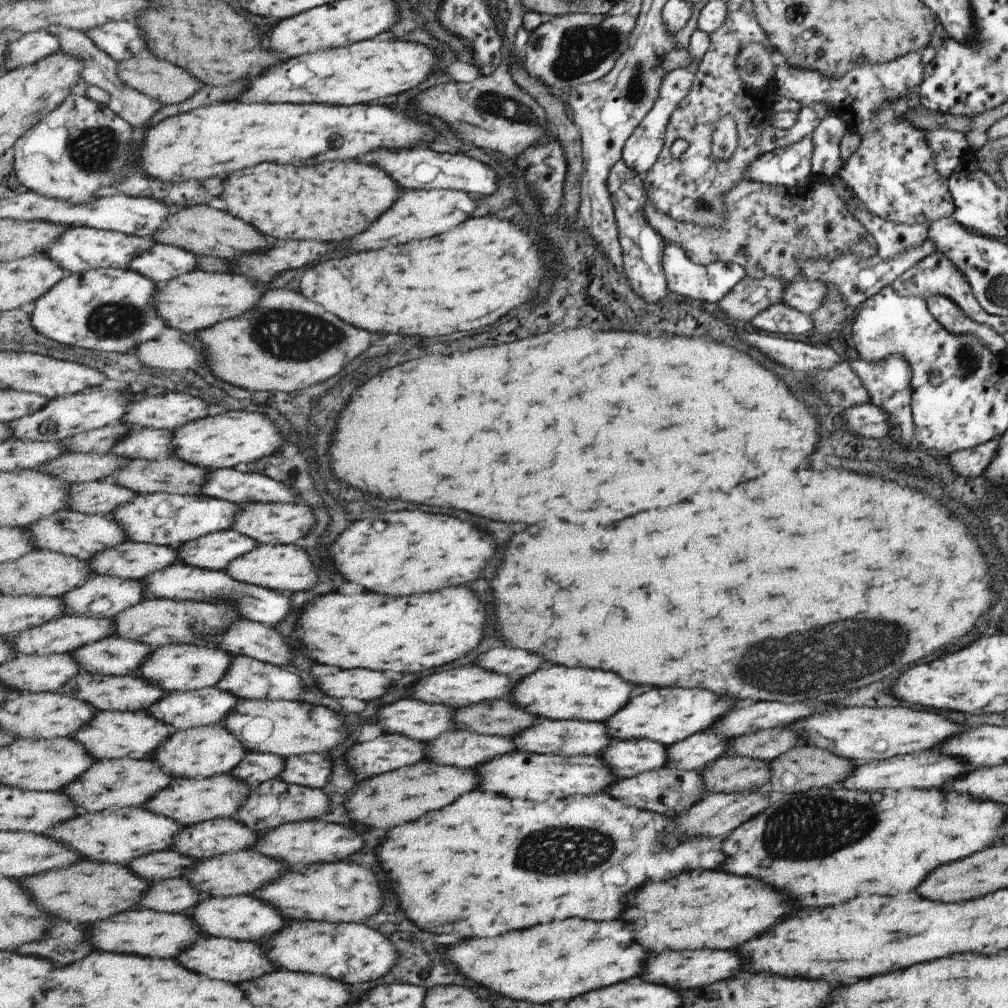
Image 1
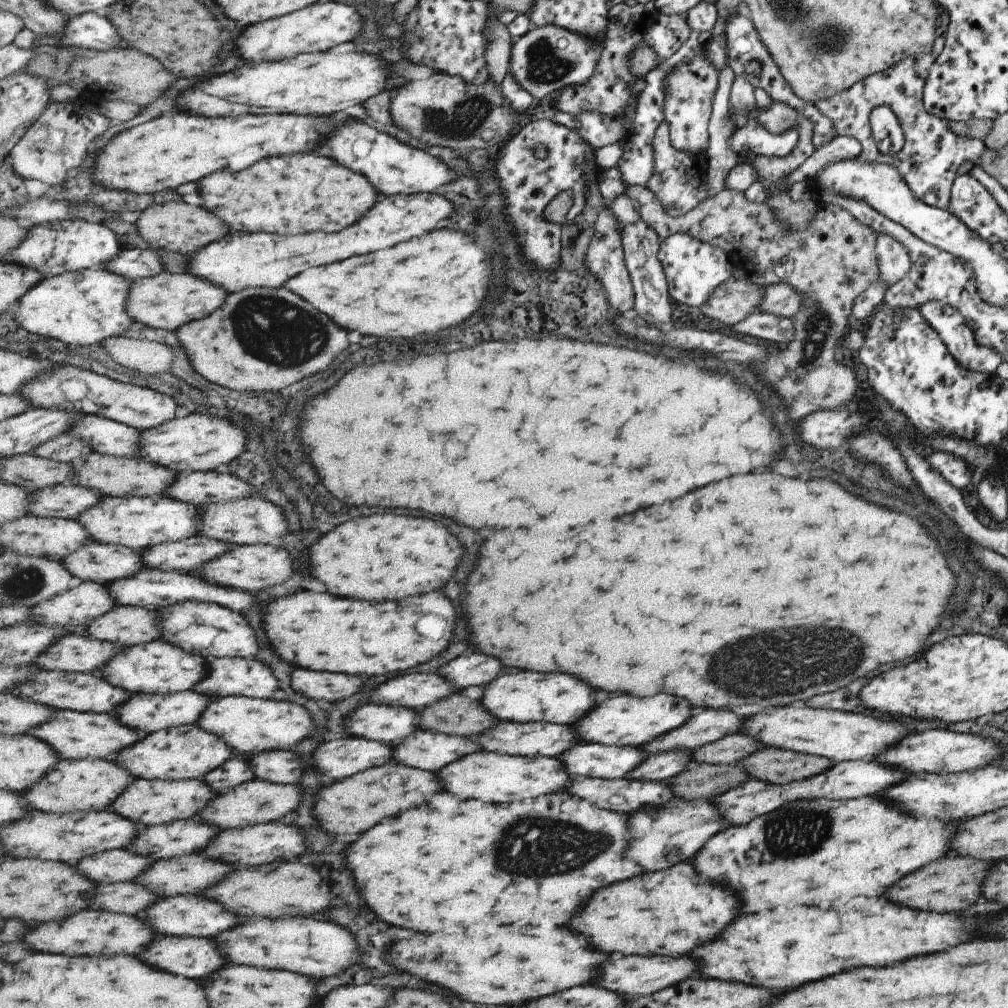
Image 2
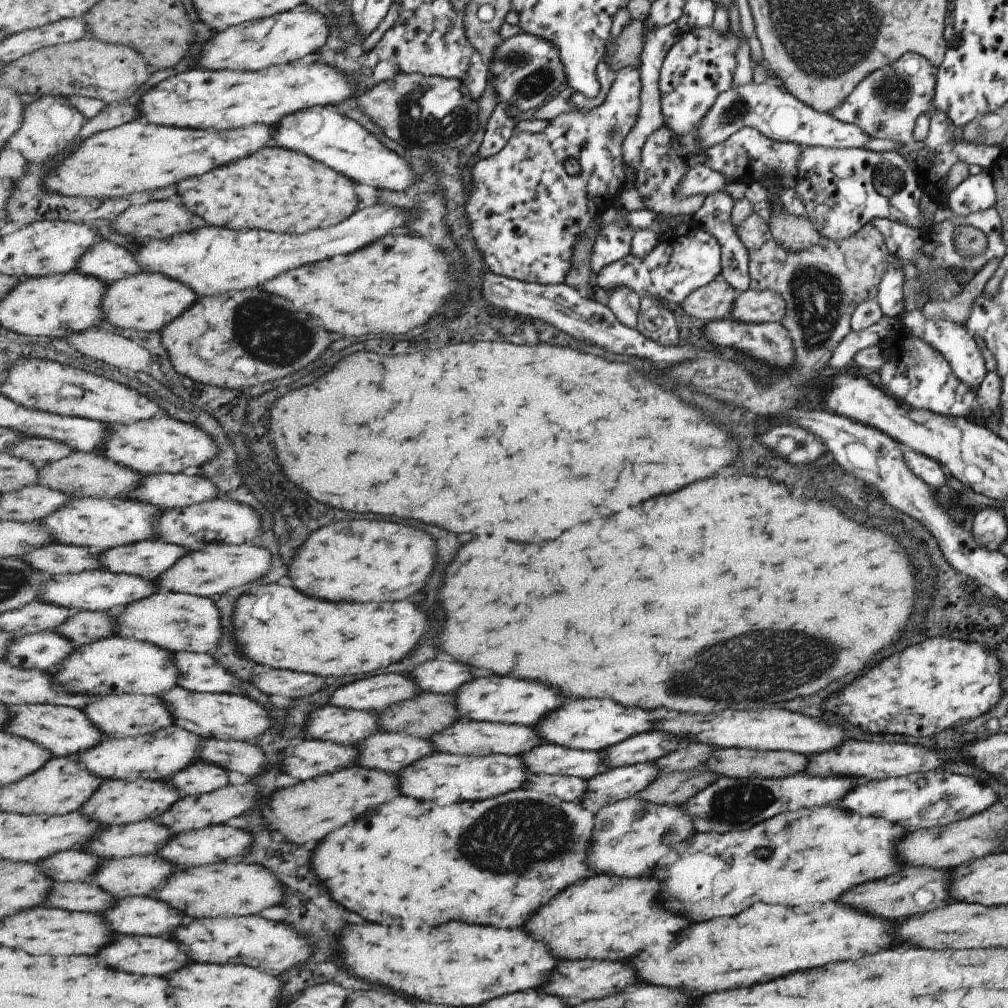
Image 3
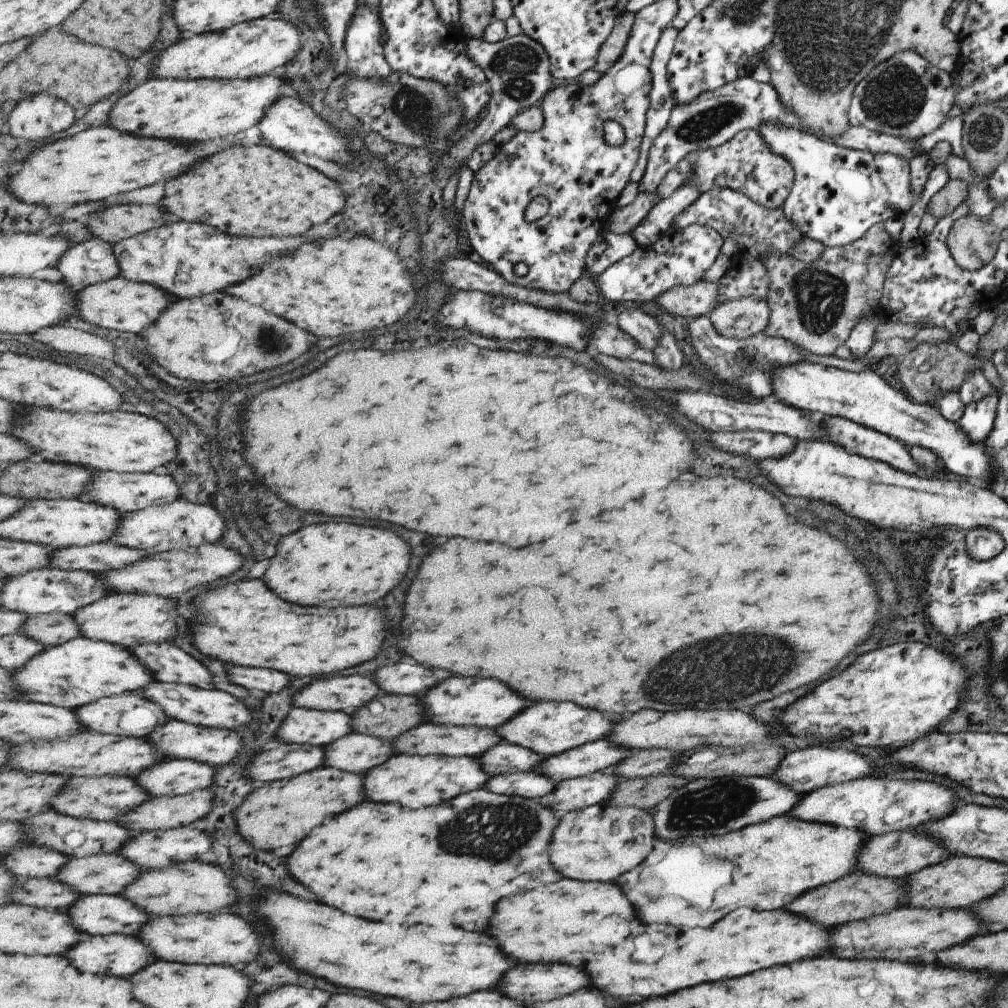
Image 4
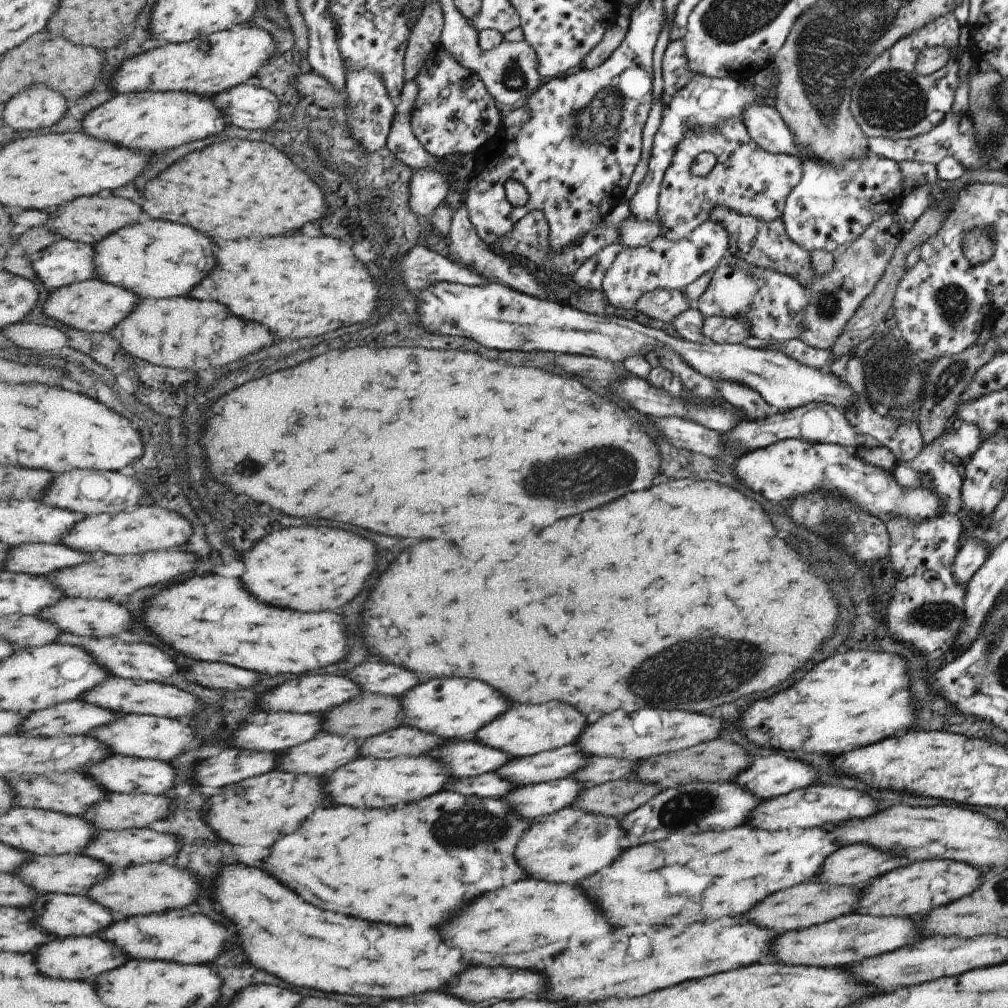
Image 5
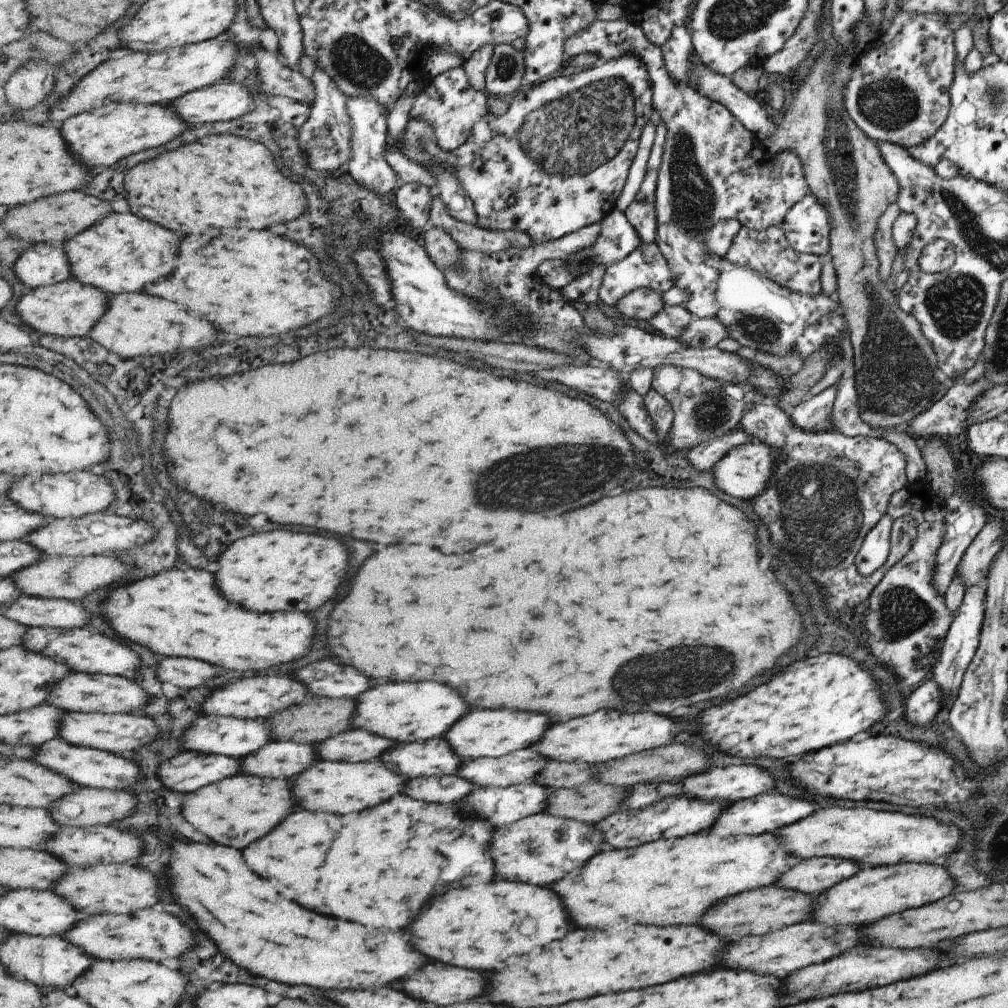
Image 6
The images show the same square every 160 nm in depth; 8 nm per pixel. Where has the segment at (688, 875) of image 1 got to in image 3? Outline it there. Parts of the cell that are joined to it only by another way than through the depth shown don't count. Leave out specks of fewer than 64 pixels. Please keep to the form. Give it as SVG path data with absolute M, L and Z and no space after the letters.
M585 878L543 904L523 932L539 936L565 960L629 960L641 950L653 948L659 940L669 942L687 926L681 916L657 904L657 890L659 882L655 878Z

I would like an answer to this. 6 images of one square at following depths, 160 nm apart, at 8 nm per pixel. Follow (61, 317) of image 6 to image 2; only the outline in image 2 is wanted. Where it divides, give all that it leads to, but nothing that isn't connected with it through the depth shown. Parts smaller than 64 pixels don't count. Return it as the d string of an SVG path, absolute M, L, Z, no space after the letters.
M166 269L159 275L132 281L126 307L130 317L147 327L176 331L192 320L202 319L222 307L228 297L226 289L191 272L173 273Z

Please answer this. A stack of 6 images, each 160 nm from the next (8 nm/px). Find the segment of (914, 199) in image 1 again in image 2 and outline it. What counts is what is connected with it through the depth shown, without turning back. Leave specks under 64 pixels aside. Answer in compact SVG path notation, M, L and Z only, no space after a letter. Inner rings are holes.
M931 54L906 56L881 72L866 76L853 83L847 90L829 99L815 101L823 116L832 124L837 135L853 137L859 141L861 152L858 159L870 163L887 163L894 166L914 195L925 204L945 209L950 197L950 186L961 163L975 165L986 146L981 139L956 135L950 128L950 121L927 114L922 105L923 85L934 57ZM879 105L889 107L902 133L903 146L897 154L884 155L878 152L869 126L868 116L872 108Z

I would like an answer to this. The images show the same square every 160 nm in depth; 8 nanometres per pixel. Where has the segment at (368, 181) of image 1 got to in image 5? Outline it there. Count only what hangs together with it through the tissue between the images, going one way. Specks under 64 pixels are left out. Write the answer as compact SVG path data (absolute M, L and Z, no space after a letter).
M247 139L215 141L205 150L187 154L179 164L175 162L146 182L147 204L144 214L151 219L171 220L191 224L211 238L237 240L243 236L267 236L285 234L287 230L299 230L307 222L321 220L327 210L325 194L309 178L309 175L273 143Z

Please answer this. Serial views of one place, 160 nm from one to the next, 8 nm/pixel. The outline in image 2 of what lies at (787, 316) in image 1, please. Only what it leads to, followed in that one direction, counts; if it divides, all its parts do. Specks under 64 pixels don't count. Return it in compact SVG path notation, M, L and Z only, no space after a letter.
M761 311L747 315L730 327L730 330L733 334L755 336L759 340L773 342L773 344L787 344L793 338L794 333L790 319L765 314Z

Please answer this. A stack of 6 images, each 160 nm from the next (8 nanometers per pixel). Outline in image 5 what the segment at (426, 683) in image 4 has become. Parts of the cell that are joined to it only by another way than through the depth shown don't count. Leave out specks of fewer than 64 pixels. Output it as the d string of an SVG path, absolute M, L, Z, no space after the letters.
M363 662L347 674L362 691L394 697L404 695L409 688L417 686L419 680L413 672L381 662Z

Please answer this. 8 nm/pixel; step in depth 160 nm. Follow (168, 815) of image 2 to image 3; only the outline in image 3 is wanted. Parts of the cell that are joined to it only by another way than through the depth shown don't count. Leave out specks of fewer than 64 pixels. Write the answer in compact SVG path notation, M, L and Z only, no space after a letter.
M105 779L102 787L81 808L80 812L99 825L127 825L145 820L156 820L171 810L184 797L183 790L175 788L166 779L162 780L122 780Z

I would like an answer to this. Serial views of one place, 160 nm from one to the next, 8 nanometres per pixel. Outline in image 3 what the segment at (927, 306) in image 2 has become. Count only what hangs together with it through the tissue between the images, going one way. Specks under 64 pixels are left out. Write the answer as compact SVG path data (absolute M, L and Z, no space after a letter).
M921 310L902 314L900 321L901 326L905 327L911 333L911 336L926 342L937 353L943 356L957 380L960 380L971 389L976 389L982 383L986 373L985 364L983 363L979 349L965 329L953 322L949 322L949 320L925 320Z

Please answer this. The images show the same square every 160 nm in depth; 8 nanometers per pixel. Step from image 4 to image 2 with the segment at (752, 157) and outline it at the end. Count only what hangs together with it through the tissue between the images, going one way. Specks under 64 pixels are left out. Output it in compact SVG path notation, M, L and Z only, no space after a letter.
M751 118L745 121L742 127L732 130L728 138L729 148L737 156L737 163L749 164L750 157L787 156L798 141L797 129L789 129L781 134L774 135Z

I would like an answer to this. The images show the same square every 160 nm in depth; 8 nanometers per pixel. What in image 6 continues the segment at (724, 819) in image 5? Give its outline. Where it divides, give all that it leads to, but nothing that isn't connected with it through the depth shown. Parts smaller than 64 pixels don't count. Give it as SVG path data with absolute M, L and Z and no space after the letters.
M679 795L659 801L642 811L621 810L610 814L595 826L602 832L604 842L614 849L630 849L659 839L679 838L705 831L715 823L718 814L725 807L725 804L717 801L705 802Z

